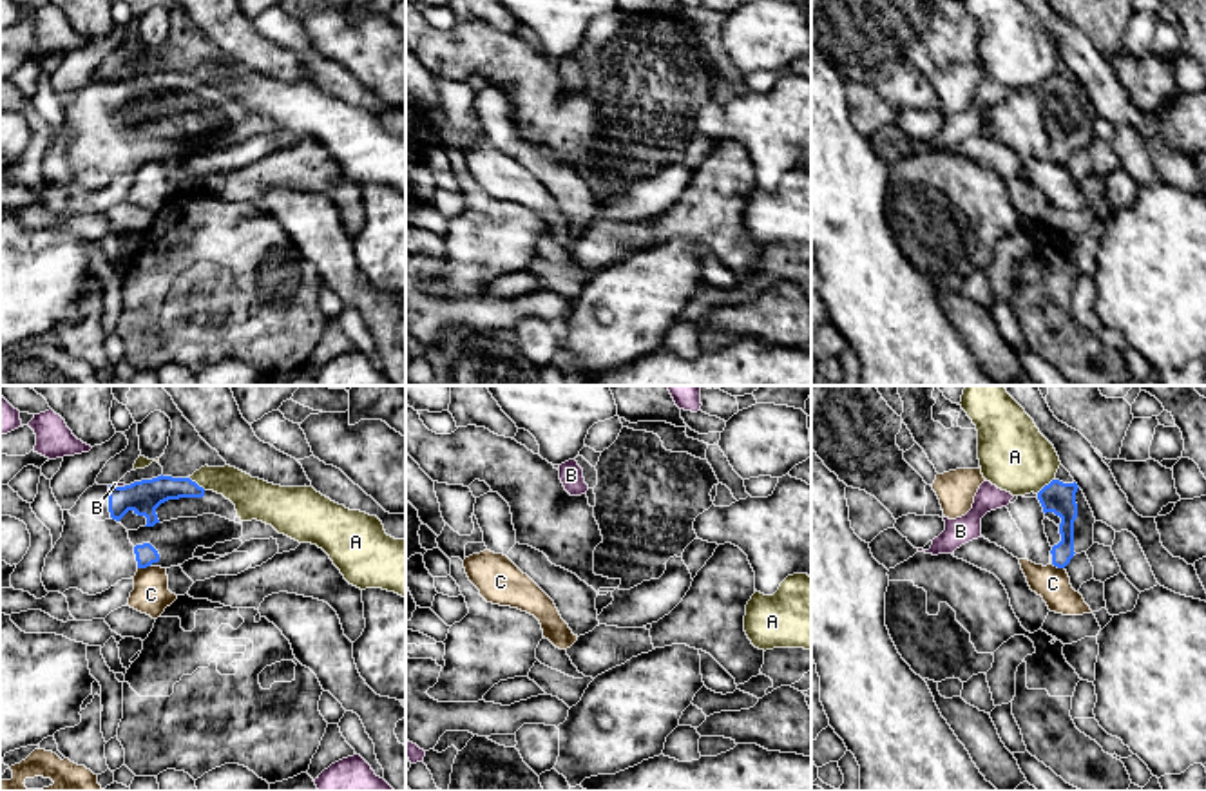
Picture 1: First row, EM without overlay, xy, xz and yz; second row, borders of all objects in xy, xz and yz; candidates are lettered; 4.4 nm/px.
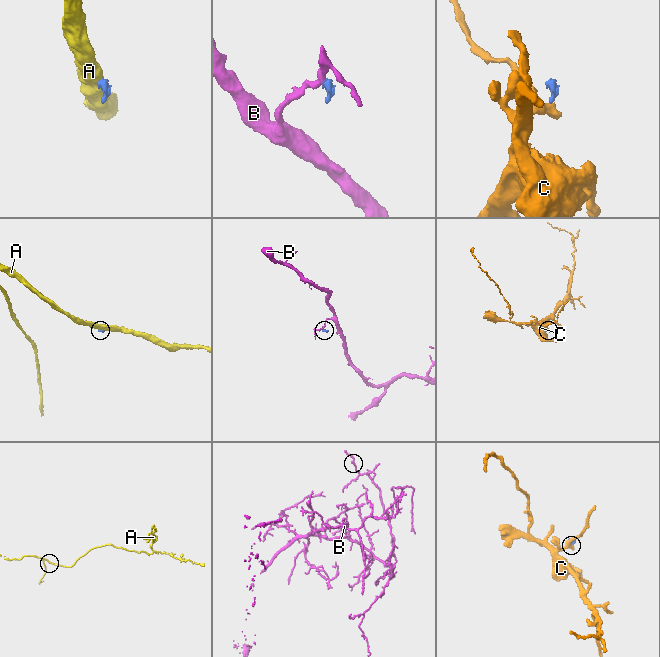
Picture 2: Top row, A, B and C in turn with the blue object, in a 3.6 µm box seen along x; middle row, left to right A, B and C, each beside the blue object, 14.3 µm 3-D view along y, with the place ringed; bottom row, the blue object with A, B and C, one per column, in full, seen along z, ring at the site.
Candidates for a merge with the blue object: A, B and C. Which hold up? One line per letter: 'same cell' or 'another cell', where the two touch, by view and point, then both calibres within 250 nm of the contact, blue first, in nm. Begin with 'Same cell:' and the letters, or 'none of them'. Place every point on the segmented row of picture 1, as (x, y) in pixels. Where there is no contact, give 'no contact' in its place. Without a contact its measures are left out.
Same cell: none of them
A: another cell; meets blue in yz at (1045, 486); 140 nm thick on the blue side, 320 nm on the other
B: another cell; meets blue in xy at (120, 487); 150 nm thick on the blue side, 20 nm on the other
C: another cell; meets blue in xy at (143, 567); 100 nm thick on the blue side, 170 nm on the other

